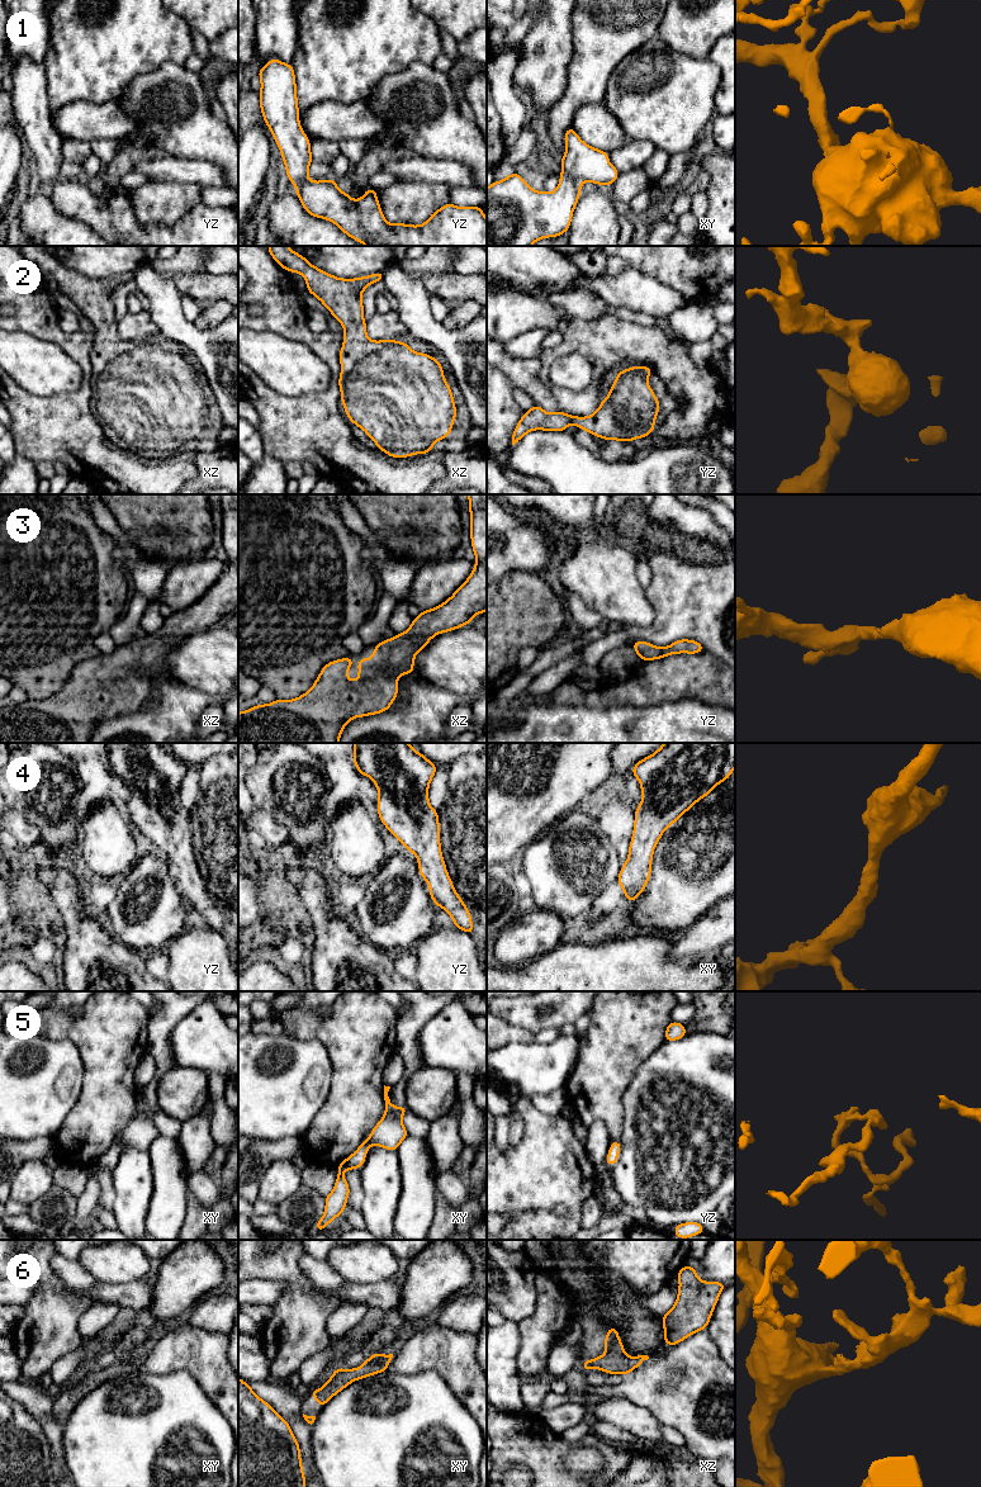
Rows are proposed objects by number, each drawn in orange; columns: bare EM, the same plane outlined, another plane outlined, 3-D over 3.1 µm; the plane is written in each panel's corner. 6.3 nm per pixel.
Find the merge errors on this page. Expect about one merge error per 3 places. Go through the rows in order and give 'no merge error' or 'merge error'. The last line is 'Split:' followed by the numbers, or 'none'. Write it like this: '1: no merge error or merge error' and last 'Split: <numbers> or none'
1: no merge error
2: no merge error
3: no merge error
4: no merge error
5: no merge error
6: no merge error
Split: none

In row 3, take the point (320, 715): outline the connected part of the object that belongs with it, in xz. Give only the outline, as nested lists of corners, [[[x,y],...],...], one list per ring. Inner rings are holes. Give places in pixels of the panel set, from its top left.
[[[468,494],[470,510],[470,538],[477,563],[470,577],[442,605],[422,611],[413,619],[407,631],[374,645],[374,655],[359,660],[359,677],[354,682],[347,678],[347,669],[352,666],[351,657],[327,663],[312,688],[295,700],[275,700],[267,705],[257,705],[238,712],[238,743],[338,743],[345,725],[354,718],[380,714],[387,711],[398,695],[397,678],[413,673],[414,655],[437,634],[451,631],[470,624],[471,619],[487,611],[487,494]]]

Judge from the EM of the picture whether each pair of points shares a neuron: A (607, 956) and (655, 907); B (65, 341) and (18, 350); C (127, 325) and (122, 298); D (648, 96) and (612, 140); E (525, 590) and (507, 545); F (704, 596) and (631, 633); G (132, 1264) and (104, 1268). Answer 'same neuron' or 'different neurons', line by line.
A: different neurons
B: different neurons
C: different neurons
D: different neurons
E: different neurons
F: same neuron
G: same neuron

